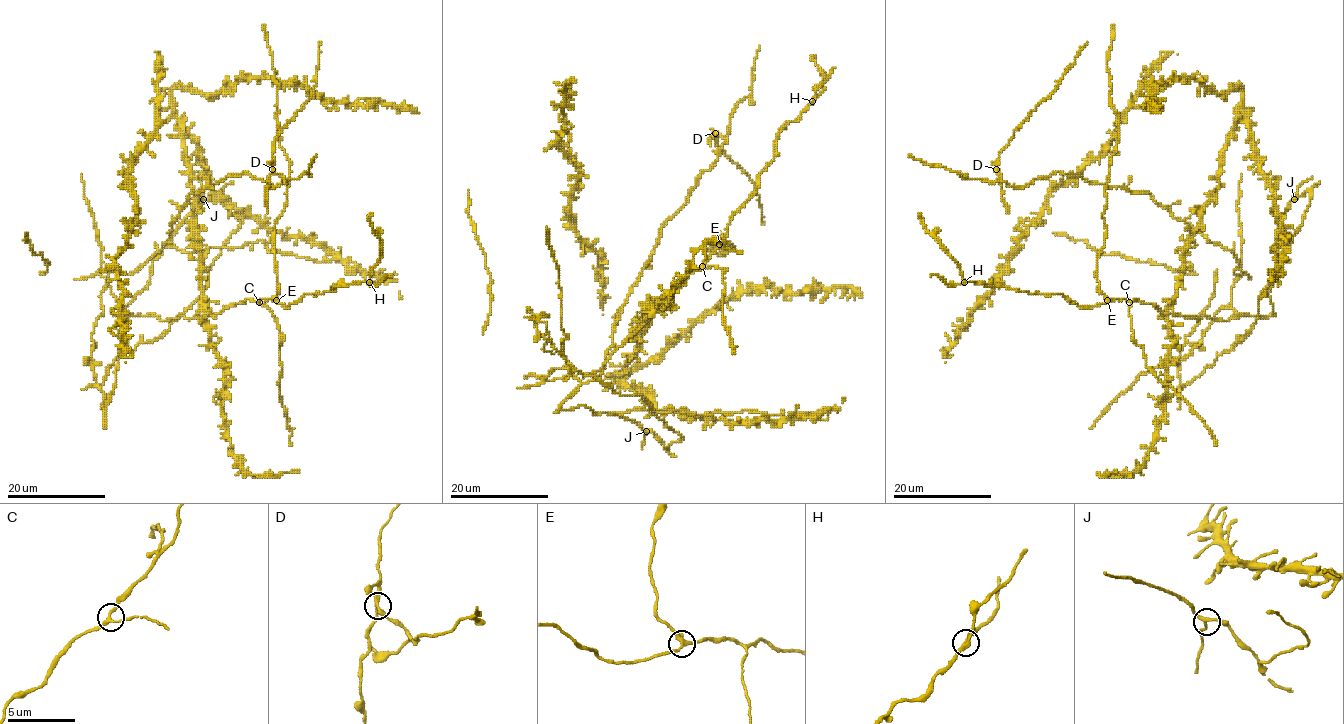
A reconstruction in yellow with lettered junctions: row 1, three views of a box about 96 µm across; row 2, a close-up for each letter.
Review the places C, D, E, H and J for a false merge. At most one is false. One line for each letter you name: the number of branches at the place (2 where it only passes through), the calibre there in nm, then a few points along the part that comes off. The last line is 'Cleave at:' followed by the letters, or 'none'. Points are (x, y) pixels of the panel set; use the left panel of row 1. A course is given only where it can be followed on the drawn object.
D: 3 branches meet; 260 nm thick; foreign part runs (273, 168), (273, 143), (278, 133), (312, 97), (320, 42)
Cleave at: D

